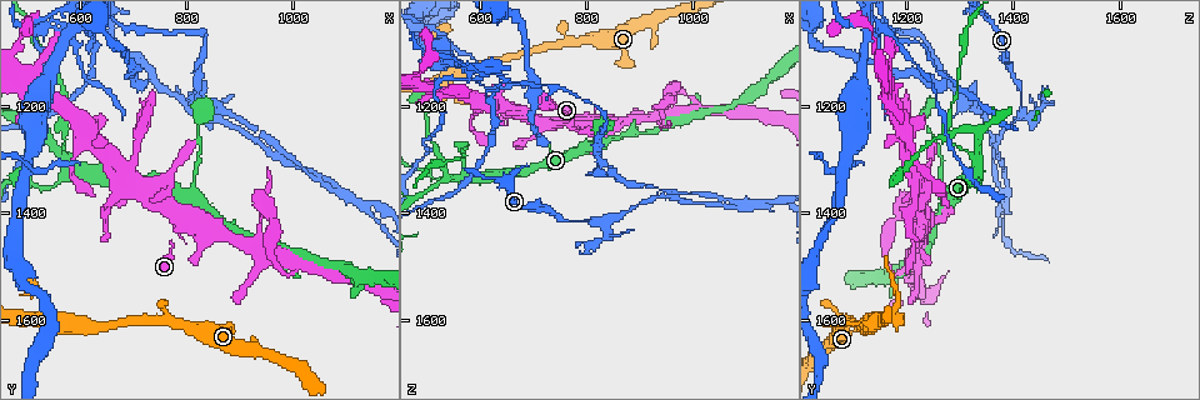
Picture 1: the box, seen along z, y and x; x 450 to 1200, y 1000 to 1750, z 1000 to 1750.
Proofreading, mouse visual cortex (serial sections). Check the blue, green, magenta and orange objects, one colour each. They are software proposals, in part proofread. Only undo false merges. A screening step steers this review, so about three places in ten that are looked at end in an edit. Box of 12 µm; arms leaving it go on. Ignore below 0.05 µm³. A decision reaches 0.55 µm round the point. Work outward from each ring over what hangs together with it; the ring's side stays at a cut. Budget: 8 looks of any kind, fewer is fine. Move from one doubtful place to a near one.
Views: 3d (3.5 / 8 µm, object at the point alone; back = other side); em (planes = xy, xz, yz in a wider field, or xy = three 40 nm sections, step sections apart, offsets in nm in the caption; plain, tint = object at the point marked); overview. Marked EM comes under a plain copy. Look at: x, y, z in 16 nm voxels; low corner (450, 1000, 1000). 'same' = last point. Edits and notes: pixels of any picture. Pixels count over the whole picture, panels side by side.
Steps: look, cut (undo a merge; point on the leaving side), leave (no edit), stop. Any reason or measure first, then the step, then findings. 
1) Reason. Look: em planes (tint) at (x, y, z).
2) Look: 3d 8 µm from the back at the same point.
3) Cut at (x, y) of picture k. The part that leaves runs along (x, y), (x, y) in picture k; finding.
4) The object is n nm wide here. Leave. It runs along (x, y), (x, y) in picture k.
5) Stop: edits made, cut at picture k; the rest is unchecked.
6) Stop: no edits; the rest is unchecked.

Look: 3d 3.5 µm at (935, 1410, 1225).

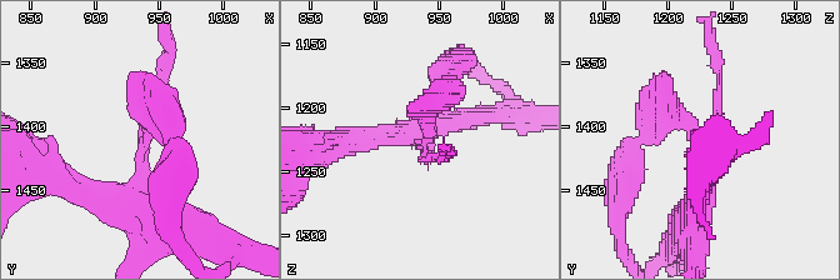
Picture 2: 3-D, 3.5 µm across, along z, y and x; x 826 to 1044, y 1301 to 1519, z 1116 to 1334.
Shape alone is not enough. Look: em planes (tint) at (936, 1416, 1226).

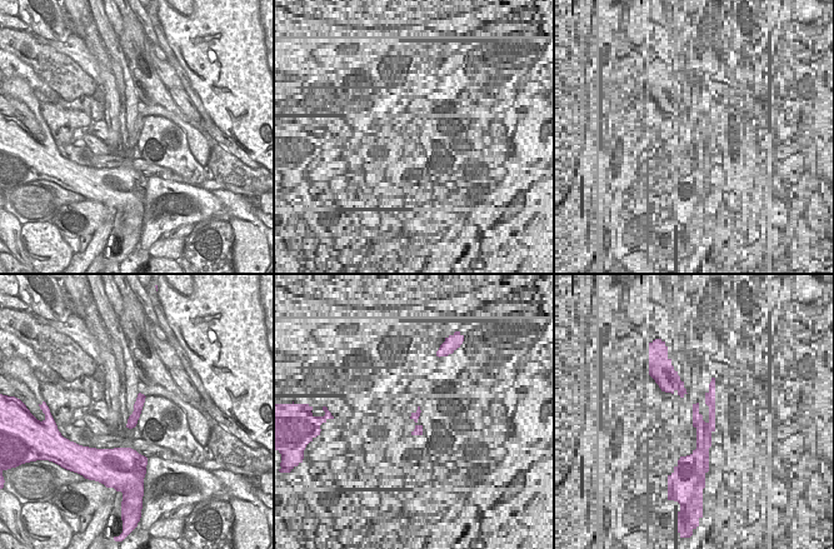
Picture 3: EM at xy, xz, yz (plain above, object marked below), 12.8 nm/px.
Cut at (170, 95) of picture 2. The part that leaves runs along (143, 181), (146, 116), (170, 131) in picture 2; two cells meet here.

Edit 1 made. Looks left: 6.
Look: overview.

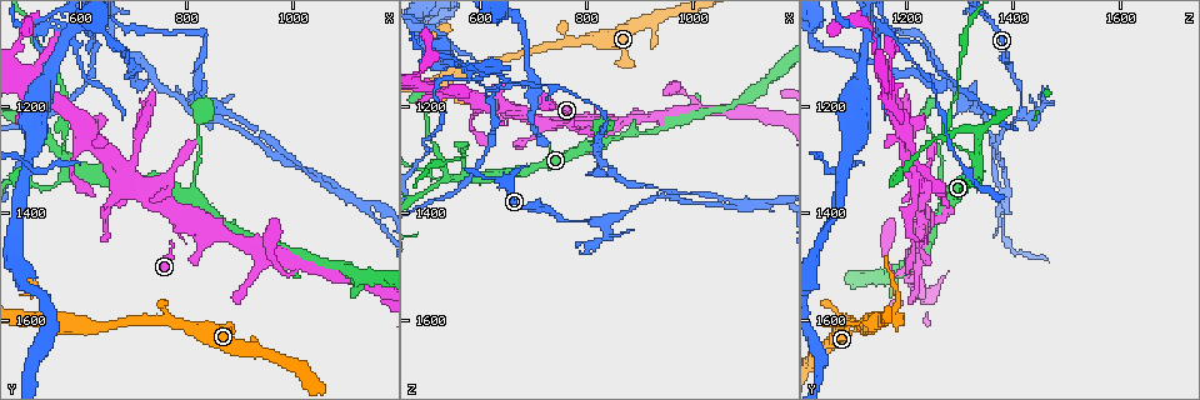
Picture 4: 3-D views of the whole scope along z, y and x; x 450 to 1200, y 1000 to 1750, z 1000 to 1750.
Abrupt turn. Look: 3d 3.5 µm from the back at (825, 1215, 1415).

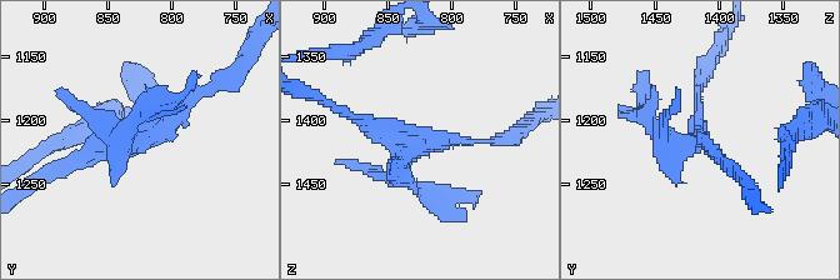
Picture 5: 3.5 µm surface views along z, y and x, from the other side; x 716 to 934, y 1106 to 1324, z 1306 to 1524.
Look: em xy step 5 (tint) at (826, 1214, 1416).

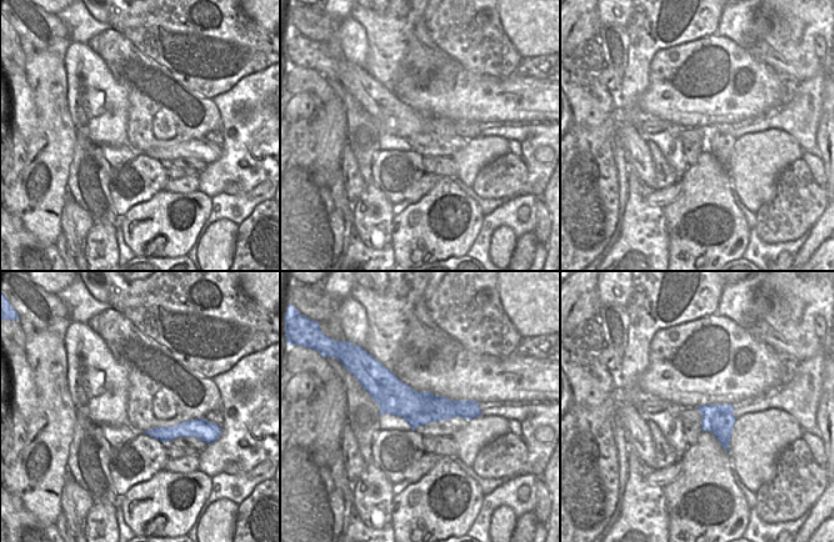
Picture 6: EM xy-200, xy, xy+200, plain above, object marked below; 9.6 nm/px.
The object is 340 nm wide here. Cut at (430, 190) of picture 5. A border runs along (460, 415), (429, 410), (423, 423) in picture 6; a second cell is stuck on.

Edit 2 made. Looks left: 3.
Look: overview.

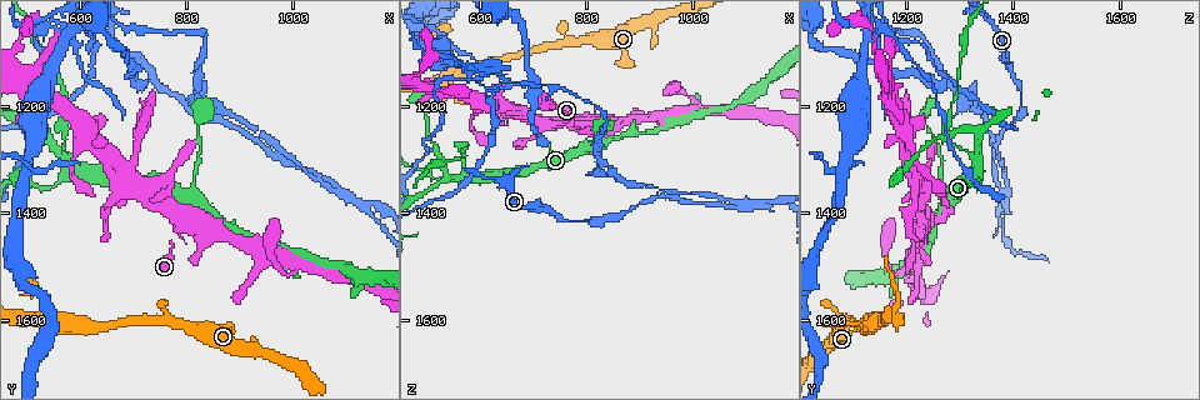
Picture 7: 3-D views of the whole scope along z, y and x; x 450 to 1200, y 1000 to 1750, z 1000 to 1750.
Three-way junction. Look: 3d 8 µm at (1080, 1350, 1390).

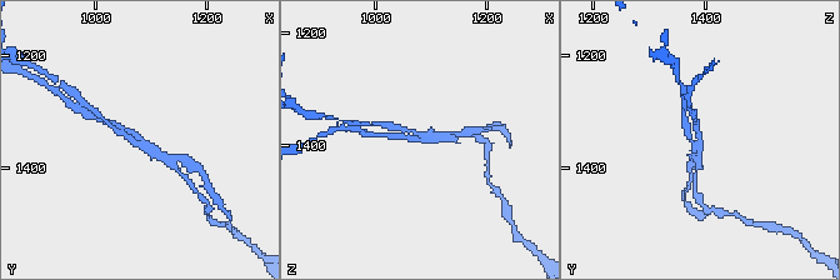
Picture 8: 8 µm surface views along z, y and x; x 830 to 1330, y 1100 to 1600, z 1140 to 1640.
3 arms meet here; the arms are 150, 150, 250 nm wide. Look: em xy step 3 (tint) at (1085, 1355, 1390).

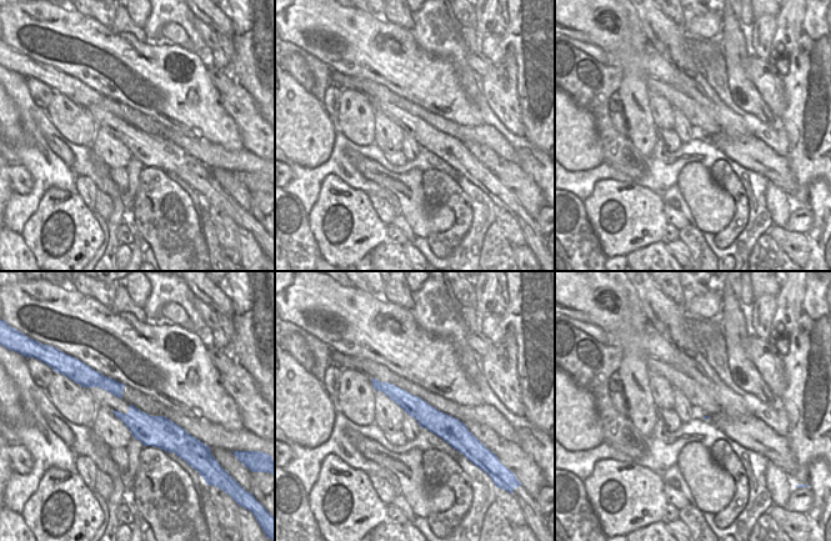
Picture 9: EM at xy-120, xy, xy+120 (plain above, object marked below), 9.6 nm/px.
Cut at (216, 199) of picture 8. The part that leaves runs along (423, 136), (419, 133), (380, 125) in picture 8; a second cell is stuck on.

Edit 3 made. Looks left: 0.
Stop: edits made, cut at picture 2, cut at picture 5, cut at picture 8; the rest is unchecked.

